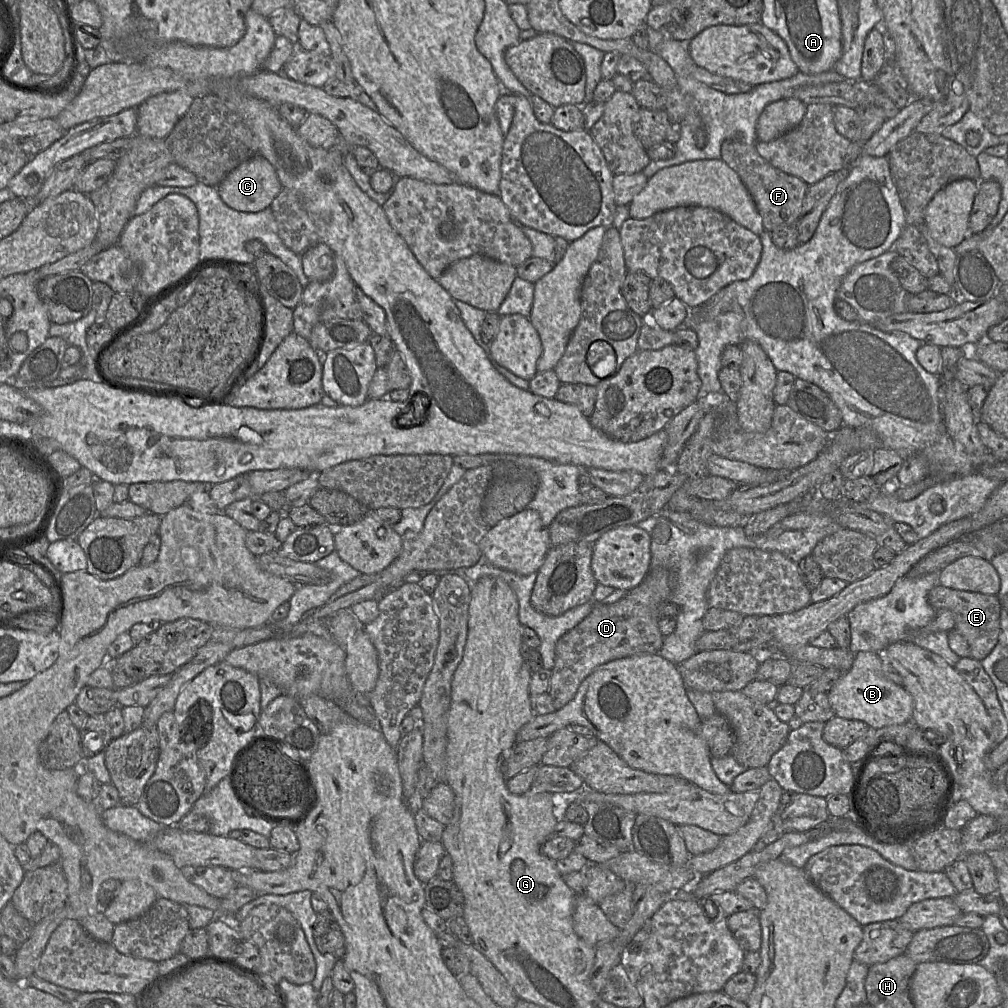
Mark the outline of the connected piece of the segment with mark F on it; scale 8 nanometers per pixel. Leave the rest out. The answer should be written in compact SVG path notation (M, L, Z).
M726 139L721 145L721 158L734 170L751 195L762 218L764 229L772 232L792 226L798 219L809 185L800 178L772 166L757 152L754 144L748 145Z

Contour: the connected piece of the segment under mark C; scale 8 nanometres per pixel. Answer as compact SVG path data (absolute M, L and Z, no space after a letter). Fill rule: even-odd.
M259 154L237 166L217 186L226 205L248 213L270 207L282 189L274 167Z

